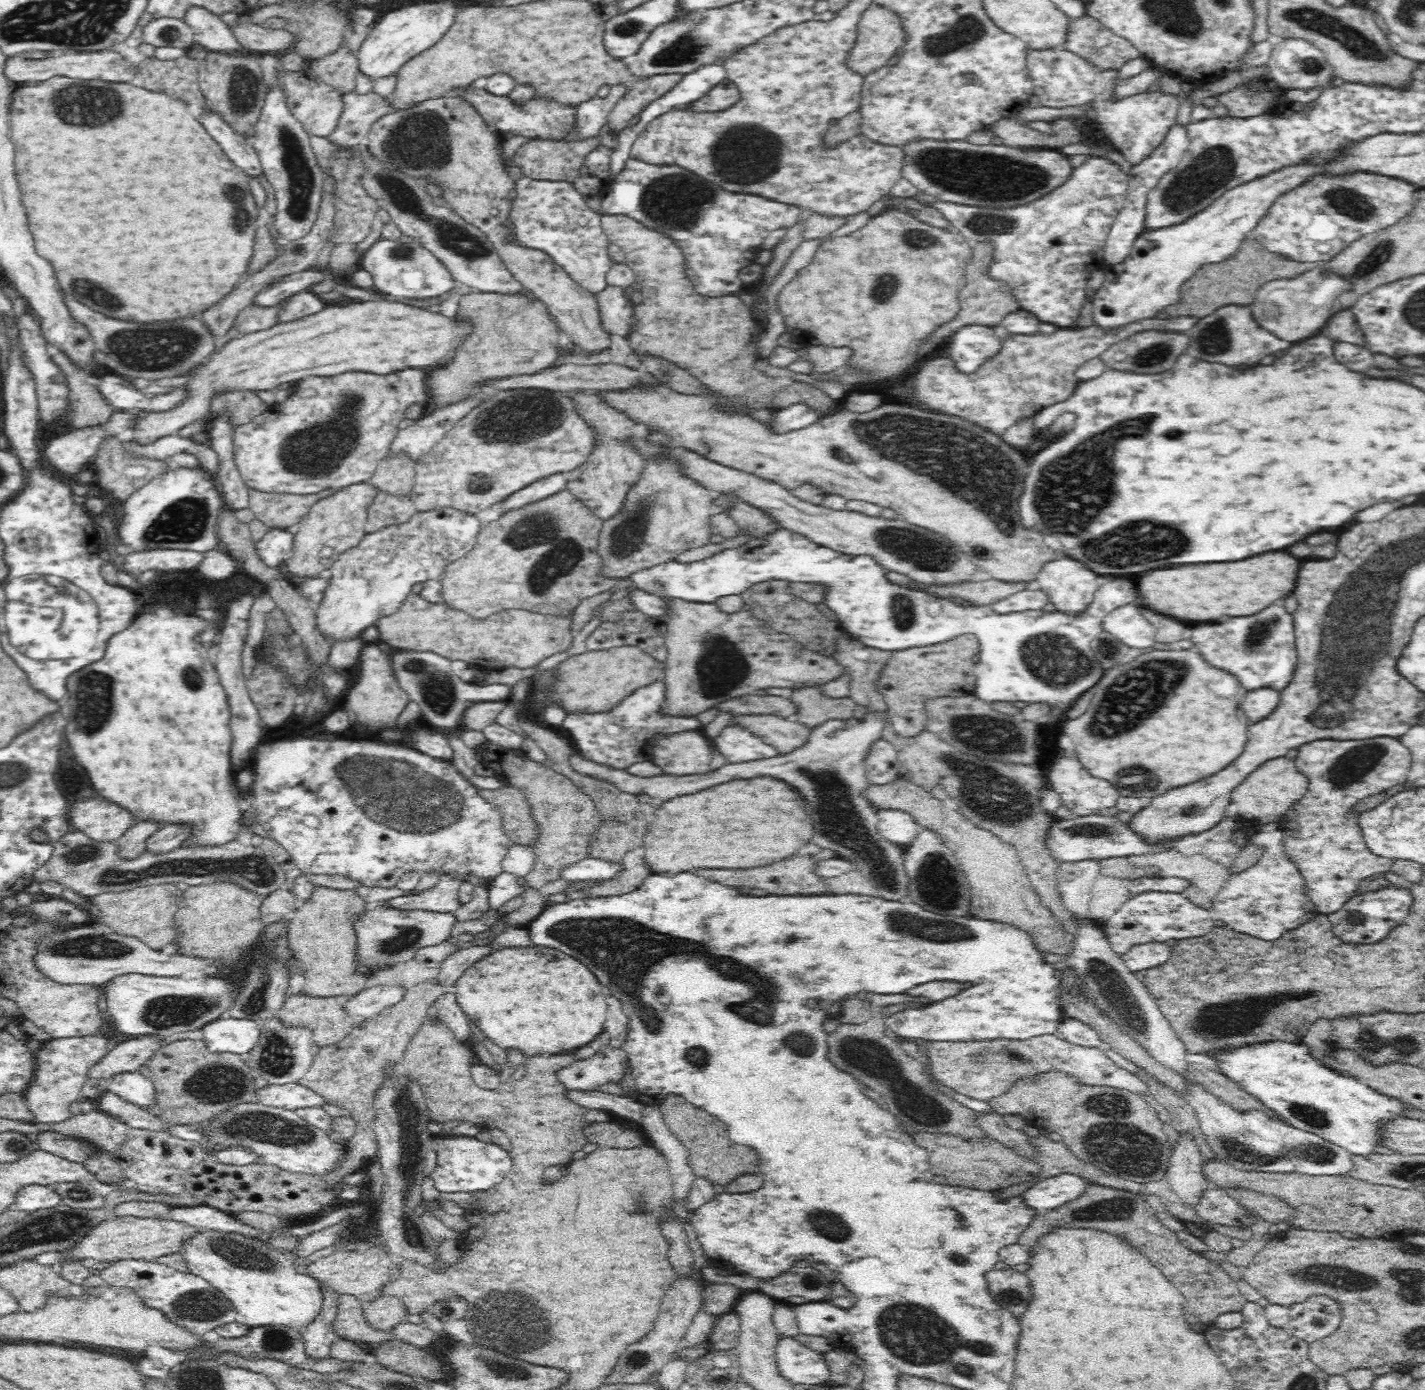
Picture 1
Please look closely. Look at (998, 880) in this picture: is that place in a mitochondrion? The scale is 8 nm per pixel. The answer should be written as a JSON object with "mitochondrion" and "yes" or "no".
{"mitochondrion":"no"}

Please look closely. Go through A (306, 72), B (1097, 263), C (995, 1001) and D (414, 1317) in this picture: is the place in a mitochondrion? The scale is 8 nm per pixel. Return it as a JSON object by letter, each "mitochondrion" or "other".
{"A":"other","B":"other","C":"other","D":"other"}

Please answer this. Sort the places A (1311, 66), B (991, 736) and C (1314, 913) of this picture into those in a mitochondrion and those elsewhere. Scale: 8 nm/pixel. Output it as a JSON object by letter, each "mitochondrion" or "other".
{"A":"mitochondrion","B":"mitochondrion","C":"other"}

